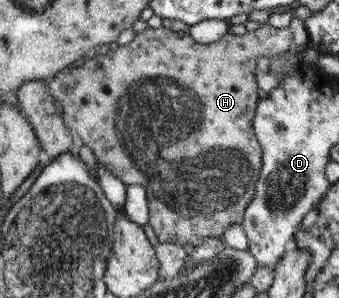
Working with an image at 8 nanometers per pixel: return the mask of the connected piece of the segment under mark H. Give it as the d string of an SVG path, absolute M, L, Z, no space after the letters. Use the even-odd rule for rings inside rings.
M266 23L262 27L248 30L244 35L224 34L214 43L196 43L192 41L186 31L176 32L170 28L145 28L138 32L134 39L125 45L114 45L107 54L87 57L83 66L70 66L62 69L54 77L43 78L50 94L61 102L62 121L69 127L69 131L76 130L83 143L95 151L95 157L104 163L110 171L124 184L140 184L148 191L149 230L158 242L172 241L182 245L202 245L206 237L220 237L226 228L233 223L242 224L247 207L255 195L255 185L258 182L263 165L263 148L259 143L255 131L255 115L257 114L258 86L256 72L258 57L272 57L283 53L292 47L292 31L290 28L275 28Z

